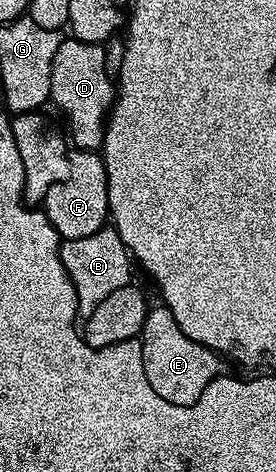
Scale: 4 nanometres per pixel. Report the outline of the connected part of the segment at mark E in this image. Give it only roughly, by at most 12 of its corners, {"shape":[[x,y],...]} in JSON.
{"shape":[[163,304],[143,320],[139,370],[162,396],[199,400],[222,359]]}

